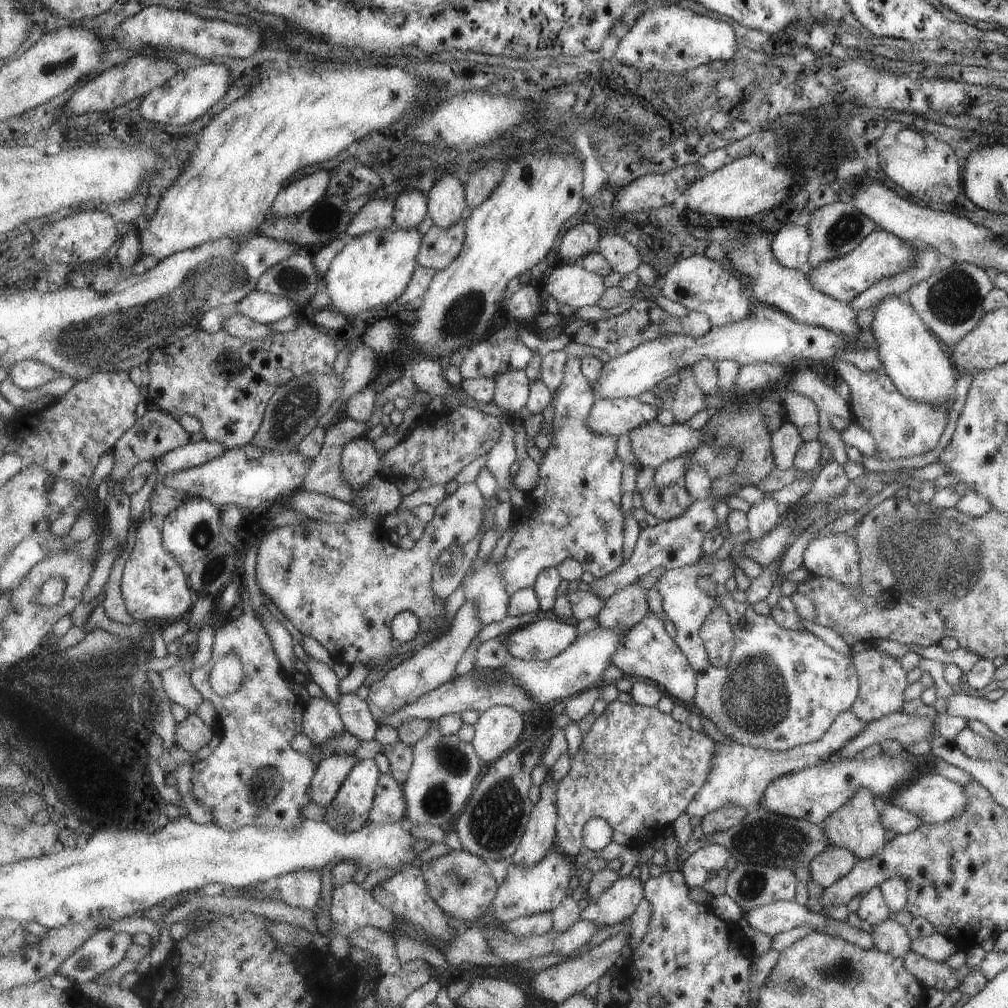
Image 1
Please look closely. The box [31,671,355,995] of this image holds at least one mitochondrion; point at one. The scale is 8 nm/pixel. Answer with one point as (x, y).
(266, 783)

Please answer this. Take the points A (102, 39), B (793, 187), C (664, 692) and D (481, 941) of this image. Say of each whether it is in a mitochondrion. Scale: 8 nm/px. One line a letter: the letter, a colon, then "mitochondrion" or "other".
A: other
B: other
C: other
D: other

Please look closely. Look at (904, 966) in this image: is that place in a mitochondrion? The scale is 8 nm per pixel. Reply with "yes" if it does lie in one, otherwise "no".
no

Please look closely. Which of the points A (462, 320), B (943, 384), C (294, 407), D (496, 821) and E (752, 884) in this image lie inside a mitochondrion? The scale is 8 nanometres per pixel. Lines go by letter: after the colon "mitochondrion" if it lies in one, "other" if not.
A: mitochondrion
B: other
C: mitochondrion
D: mitochondrion
E: mitochondrion

